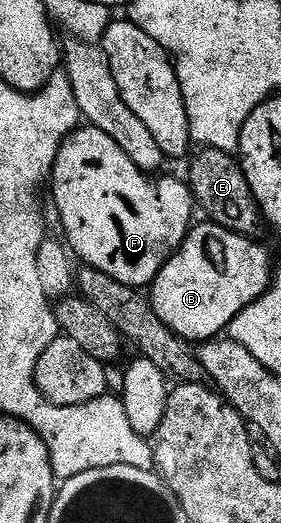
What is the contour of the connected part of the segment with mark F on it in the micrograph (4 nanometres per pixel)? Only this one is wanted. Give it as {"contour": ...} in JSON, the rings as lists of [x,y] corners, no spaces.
{"contour":[[[88,125],[87,130],[83,129],[76,129],[64,142],[53,171],[55,198],[59,201],[59,214],[67,229],[66,241],[88,267],[113,276],[113,280],[121,280],[121,284],[150,287],[167,261],[179,253],[193,229],[197,211],[195,195],[186,181],[147,182],[148,175],[126,154],[117,140],[92,125]]]}

